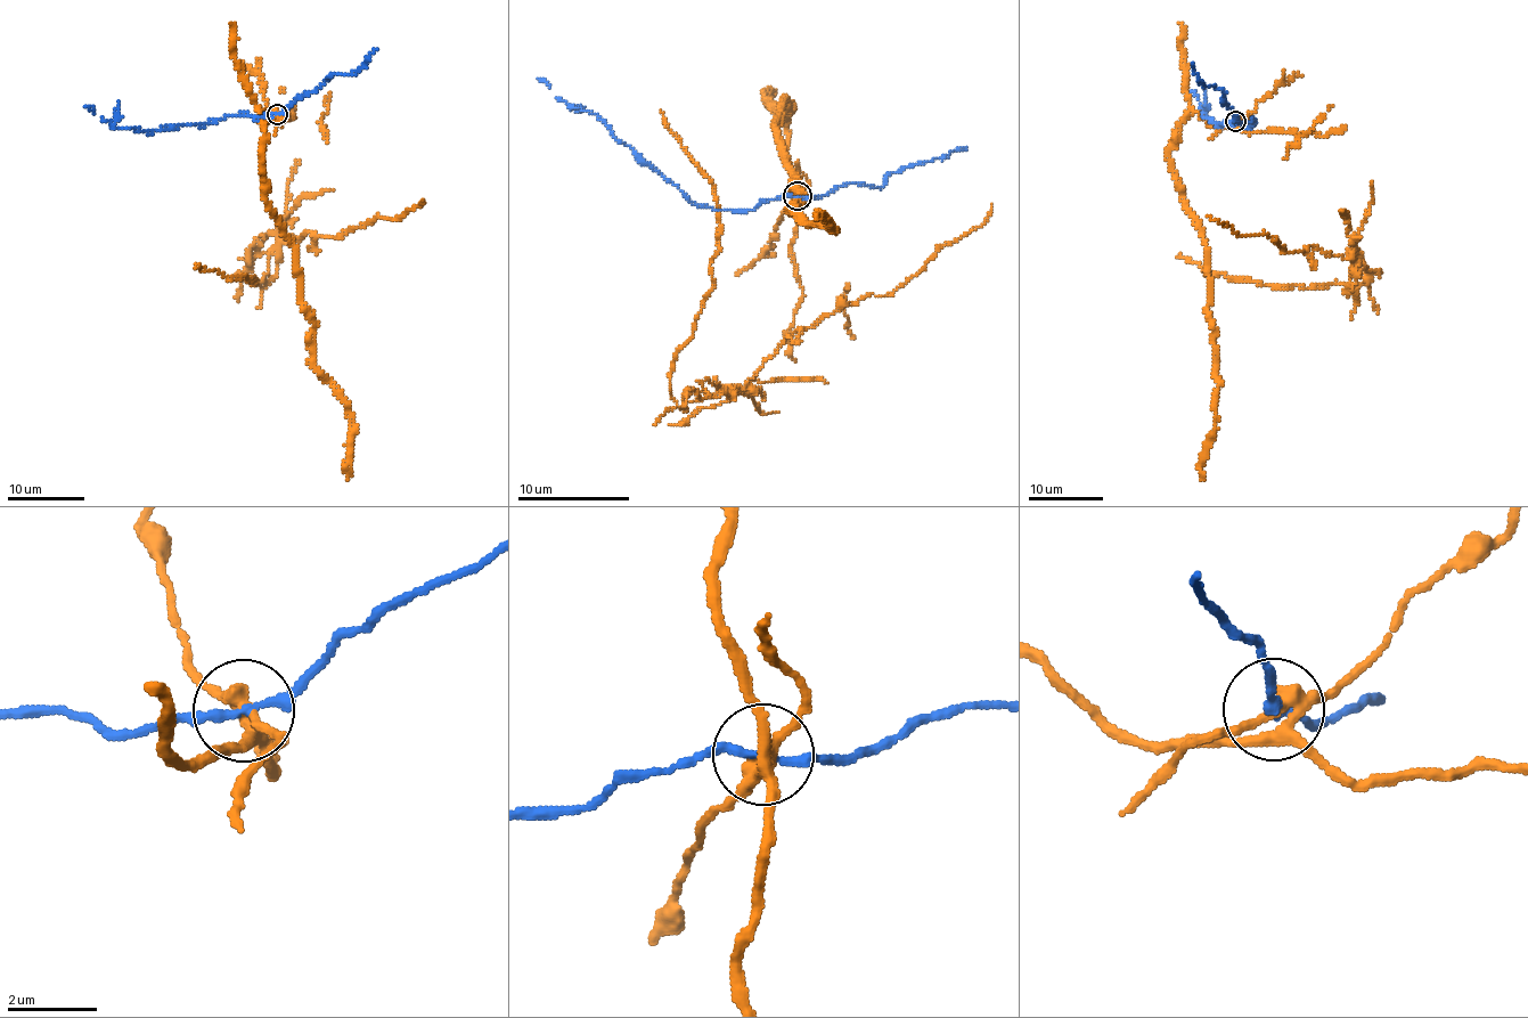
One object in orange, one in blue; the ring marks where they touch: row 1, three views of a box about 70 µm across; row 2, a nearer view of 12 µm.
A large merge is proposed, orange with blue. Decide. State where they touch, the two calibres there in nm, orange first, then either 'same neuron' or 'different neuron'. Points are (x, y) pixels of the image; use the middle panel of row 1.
(798, 195) | 300/170 nm | different neuron

